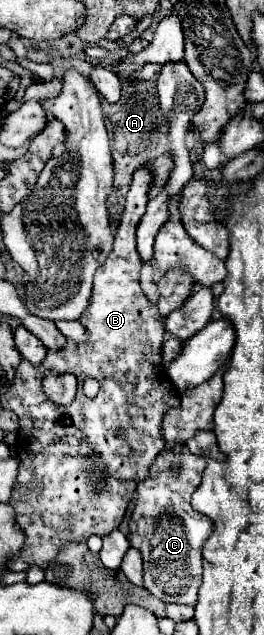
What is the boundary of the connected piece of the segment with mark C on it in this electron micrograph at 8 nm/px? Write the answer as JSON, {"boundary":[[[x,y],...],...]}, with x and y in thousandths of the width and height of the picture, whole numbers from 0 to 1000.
{"boundary":[[[640,706],[610,712],[648,715],[602,715],[564,734],[557,753],[519,765],[519,794],[489,819],[489,854],[542,876],[542,923],[617,948],[731,954],[769,901],[761,860],[807,835],[807,825],[723,800],[723,778],[761,762],[777,721],[723,712],[655,712]]]}

